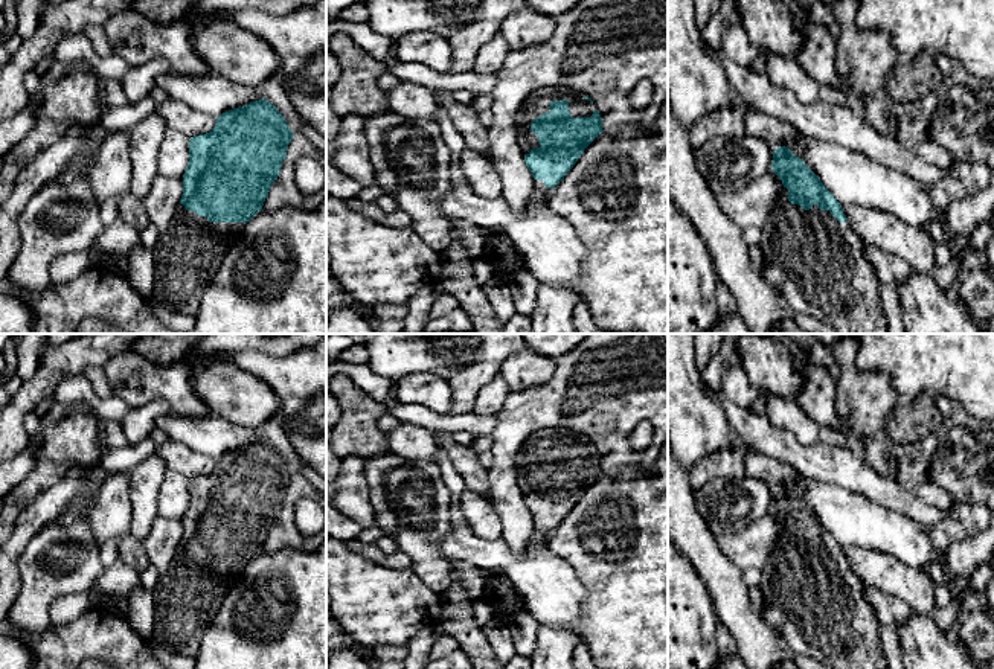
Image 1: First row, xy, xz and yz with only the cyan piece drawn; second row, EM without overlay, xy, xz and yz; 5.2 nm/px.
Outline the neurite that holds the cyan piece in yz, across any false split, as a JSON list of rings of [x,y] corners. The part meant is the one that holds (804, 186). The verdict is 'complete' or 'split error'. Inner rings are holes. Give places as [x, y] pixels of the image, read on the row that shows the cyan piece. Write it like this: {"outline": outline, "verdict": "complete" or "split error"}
{"outline": [[[788,146],[773,151],[771,169],[782,180],[784,190],[761,227],[759,245],[764,253],[761,276],[764,280],[785,308],[810,314],[831,325],[837,334],[887,334],[886,314],[880,302],[881,282],[864,254],[869,244],[851,227],[842,204],[825,187],[819,175],[802,158],[796,157]]], "verdict": "split error"}

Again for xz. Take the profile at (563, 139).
{"outline": [[[566,87],[532,91],[517,117],[517,142],[532,172],[535,190],[549,195],[601,134],[602,117],[593,101]]], "verdict": "split error"}

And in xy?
{"outline": [[[267,99],[253,101],[216,117],[210,133],[189,139],[189,162],[183,175],[183,195],[171,224],[159,235],[152,250],[154,288],[146,302],[159,300],[162,305],[181,314],[195,315],[204,290],[213,280],[227,251],[245,230],[247,222],[262,210],[271,184],[279,177],[293,131],[285,117]]], "verdict": "split error"}

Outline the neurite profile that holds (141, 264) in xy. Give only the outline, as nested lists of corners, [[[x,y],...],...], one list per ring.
[[[142,247],[131,248],[127,261],[128,280],[133,286],[148,299],[154,288],[154,258],[152,251]]]

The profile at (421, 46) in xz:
[[[416,30],[396,40],[396,58],[399,62],[419,62],[434,72],[448,73],[451,46],[445,38],[436,34]]]

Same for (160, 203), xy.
[[[157,175],[148,195],[142,200],[149,221],[163,232],[172,221],[172,216],[183,195],[183,178]]]

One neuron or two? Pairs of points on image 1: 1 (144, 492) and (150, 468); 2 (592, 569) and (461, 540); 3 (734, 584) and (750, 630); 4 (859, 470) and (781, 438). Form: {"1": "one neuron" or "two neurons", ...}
{"1": "one neuron", "2": "two neurons", "3": "one neuron", "4": "one neuron"}

